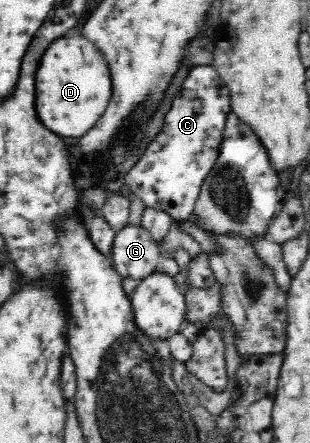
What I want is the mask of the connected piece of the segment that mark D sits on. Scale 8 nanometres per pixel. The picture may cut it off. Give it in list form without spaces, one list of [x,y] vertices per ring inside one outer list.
[[[81,35],[61,38],[61,40],[55,40],[45,50],[45,54],[39,60],[39,68],[35,76],[35,106],[37,106],[37,116],[49,130],[55,130],[61,136],[83,136],[99,120],[109,98],[111,98],[109,68],[105,64],[103,54],[89,39]]]

